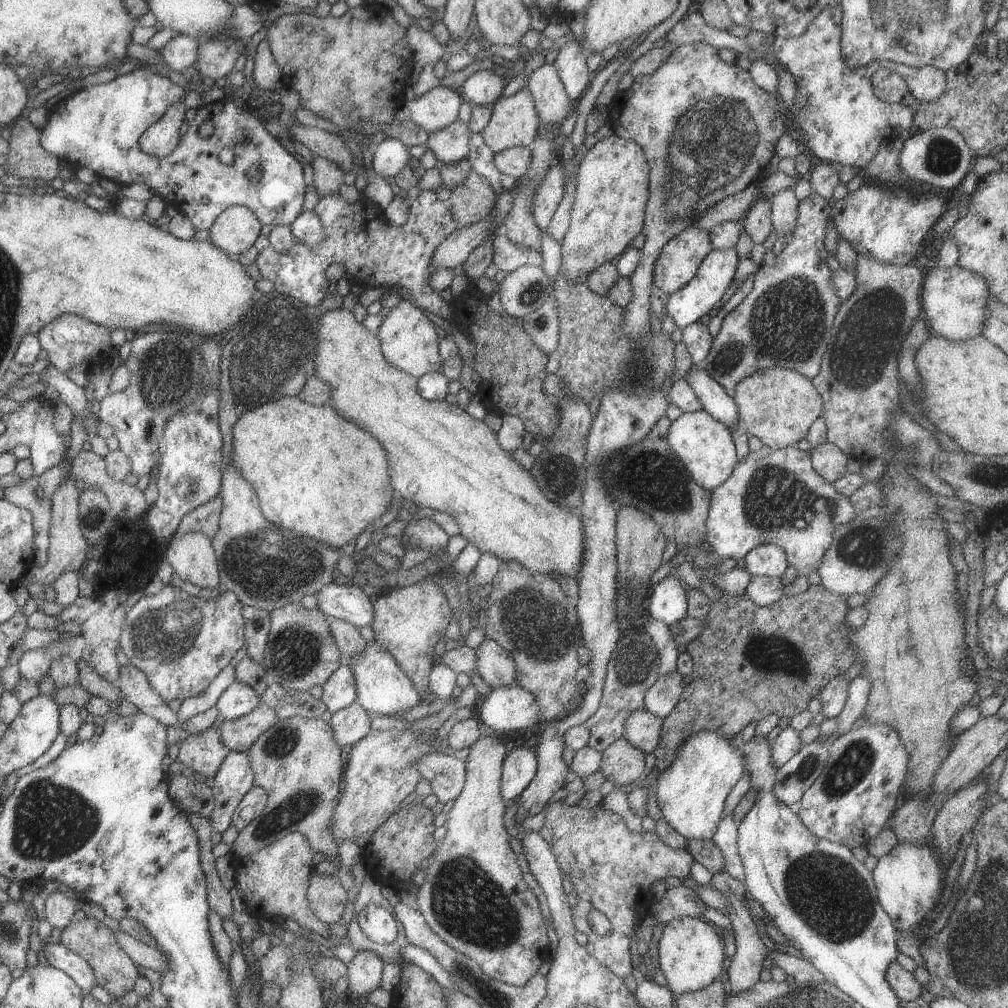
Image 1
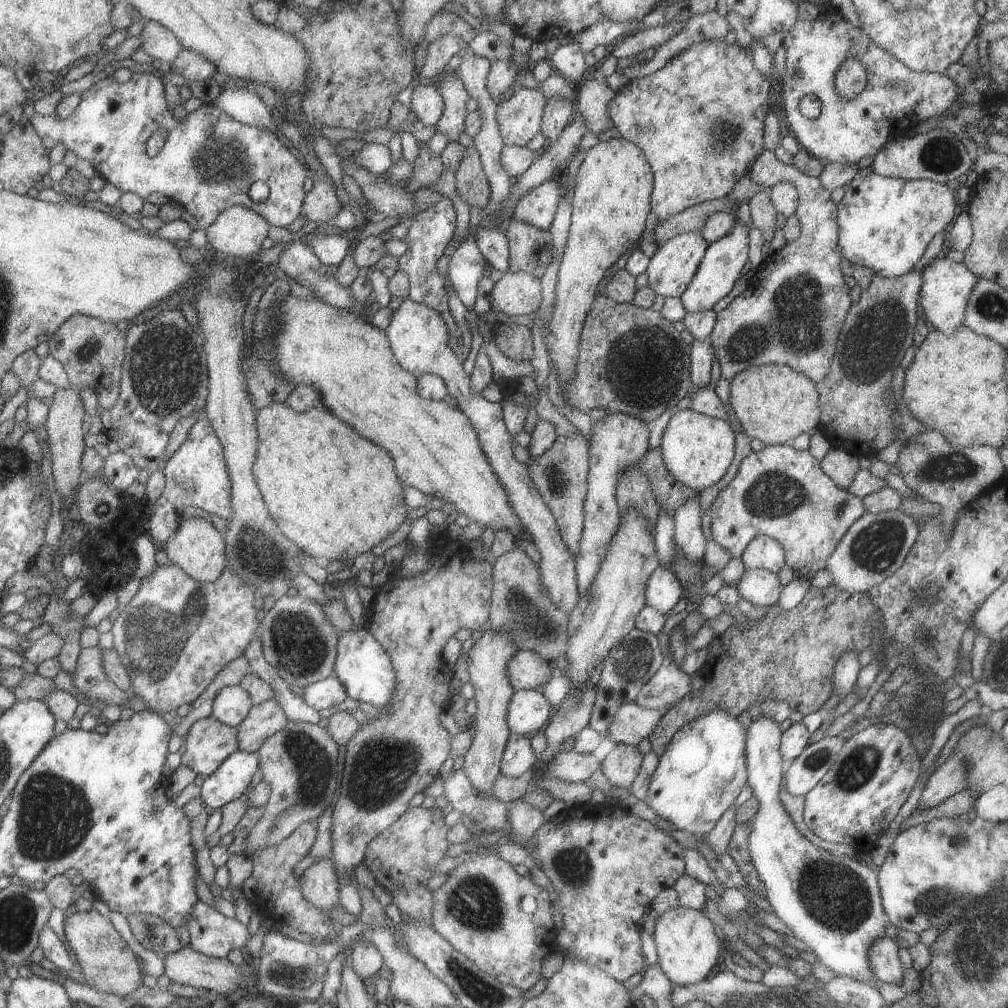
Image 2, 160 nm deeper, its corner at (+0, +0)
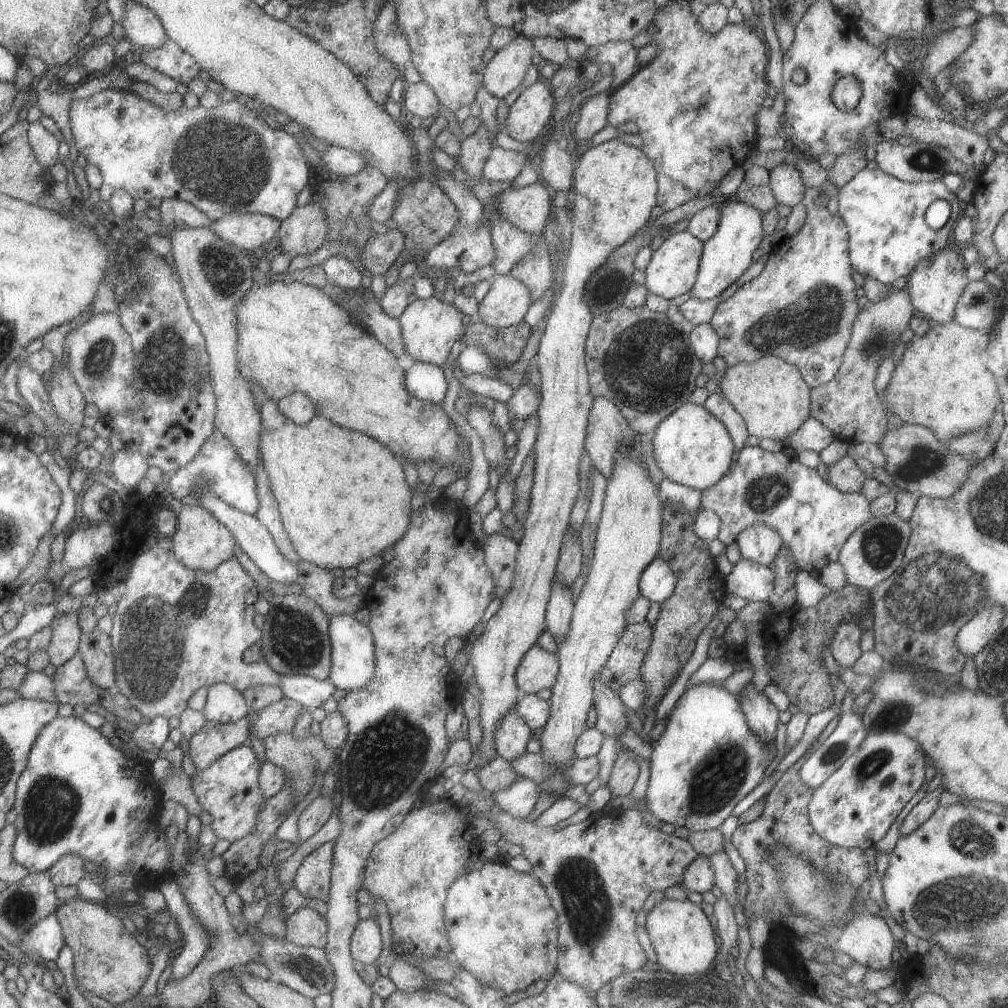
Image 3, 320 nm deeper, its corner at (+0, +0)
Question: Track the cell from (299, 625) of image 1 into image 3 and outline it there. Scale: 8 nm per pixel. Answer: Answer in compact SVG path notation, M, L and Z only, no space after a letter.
M303 593L296 595L274 595L268 601L268 612L260 628L259 644L262 662L267 663L278 675L300 674L323 680L330 673L330 638L328 614Z

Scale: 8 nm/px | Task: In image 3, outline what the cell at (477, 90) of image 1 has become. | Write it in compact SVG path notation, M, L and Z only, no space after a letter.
M517 35L508 44L497 49L486 63L481 84L489 94L498 100L502 99L521 84L533 54L534 48L529 38Z

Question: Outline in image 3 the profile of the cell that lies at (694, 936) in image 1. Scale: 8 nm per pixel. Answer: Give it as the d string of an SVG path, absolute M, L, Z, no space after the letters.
M663 898L657 901L645 917L645 930L656 954L659 968L679 977L698 976L707 971L714 962L716 952L713 926L699 905L684 900Z

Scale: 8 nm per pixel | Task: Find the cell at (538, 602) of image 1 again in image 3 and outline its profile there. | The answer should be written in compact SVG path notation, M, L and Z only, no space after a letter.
M502 532L486 534L482 540L481 550L484 554L484 563L494 578L495 597L502 598L510 587L517 545L518 543L511 536Z

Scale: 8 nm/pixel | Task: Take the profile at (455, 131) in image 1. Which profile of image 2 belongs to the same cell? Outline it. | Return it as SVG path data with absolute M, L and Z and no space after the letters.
M443 71L432 80L439 94L442 96L444 109L436 122L436 130L446 134L449 141L457 140L464 130L464 118L467 110L465 101L469 98L468 92L463 86L462 80L456 71Z

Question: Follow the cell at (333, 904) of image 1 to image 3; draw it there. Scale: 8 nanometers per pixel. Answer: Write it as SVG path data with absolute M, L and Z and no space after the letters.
M328 841L309 853L296 870L292 886L305 898L327 898L330 887L332 850L334 841Z

